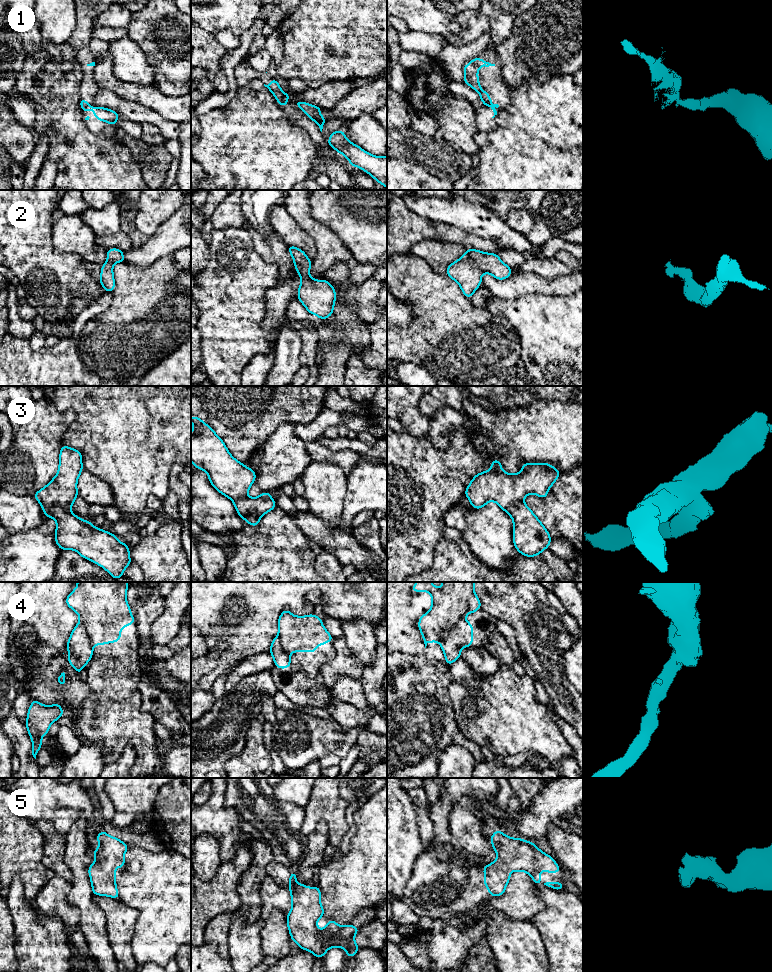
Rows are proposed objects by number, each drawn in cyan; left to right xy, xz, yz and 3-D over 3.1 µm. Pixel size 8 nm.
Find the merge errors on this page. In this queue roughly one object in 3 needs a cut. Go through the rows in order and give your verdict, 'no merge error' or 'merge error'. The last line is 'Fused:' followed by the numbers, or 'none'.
1: merge error
2: no merge error
3: merge error
4: merge error
5: no merge error
Fused: 1, 3, 4

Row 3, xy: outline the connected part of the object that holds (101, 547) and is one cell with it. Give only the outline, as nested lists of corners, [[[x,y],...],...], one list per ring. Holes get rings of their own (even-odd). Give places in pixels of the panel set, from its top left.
[[[53,506],[46,517],[56,520],[55,542],[61,550],[71,549],[89,561],[104,568],[114,579],[123,577],[123,571],[130,565],[130,548],[110,532],[95,528],[91,521],[86,521],[60,506]]]

